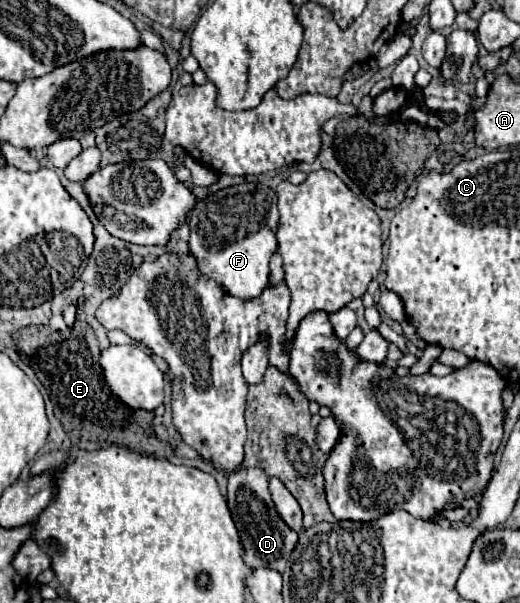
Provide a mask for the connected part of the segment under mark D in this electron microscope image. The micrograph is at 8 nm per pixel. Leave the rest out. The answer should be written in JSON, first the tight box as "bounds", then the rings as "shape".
{"bounds":[228,469,298,571],"shape":[[[258,469],[250,471],[236,471],[228,477],[228,507],[232,513],[232,519],[236,523],[240,543],[244,547],[244,561],[248,567],[270,567],[282,571],[286,567],[286,561],[298,541],[298,533],[292,531],[276,513],[274,503],[270,499],[268,491],[268,477],[266,473]]]}

